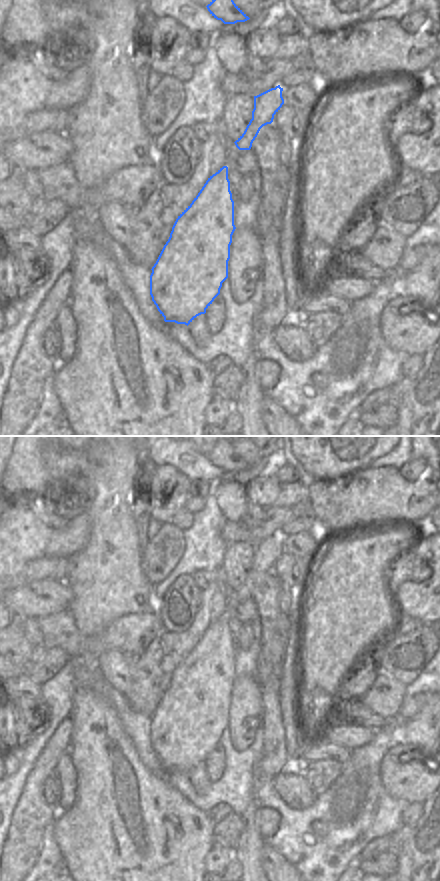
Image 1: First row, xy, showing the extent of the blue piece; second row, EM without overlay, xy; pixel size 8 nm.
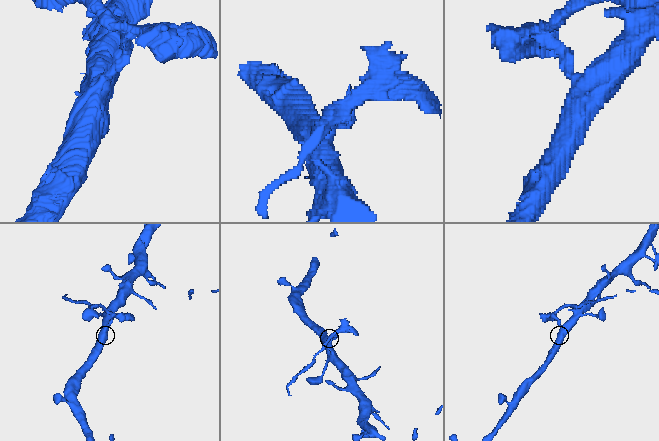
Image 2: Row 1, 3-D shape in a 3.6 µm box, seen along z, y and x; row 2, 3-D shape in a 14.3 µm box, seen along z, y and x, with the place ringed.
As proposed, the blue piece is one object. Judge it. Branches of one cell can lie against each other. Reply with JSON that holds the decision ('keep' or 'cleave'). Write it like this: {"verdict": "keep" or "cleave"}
{"verdict": "cleave"}

